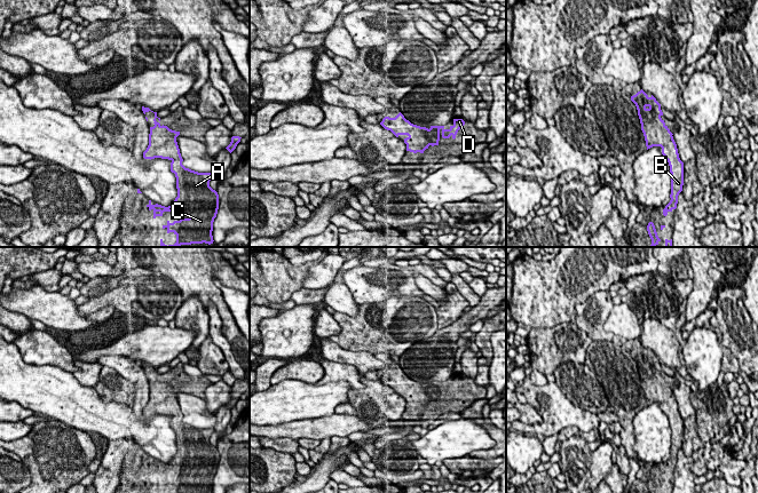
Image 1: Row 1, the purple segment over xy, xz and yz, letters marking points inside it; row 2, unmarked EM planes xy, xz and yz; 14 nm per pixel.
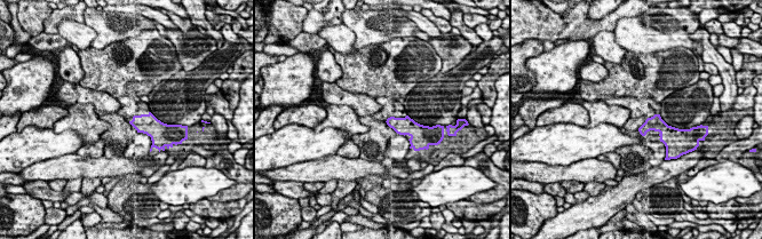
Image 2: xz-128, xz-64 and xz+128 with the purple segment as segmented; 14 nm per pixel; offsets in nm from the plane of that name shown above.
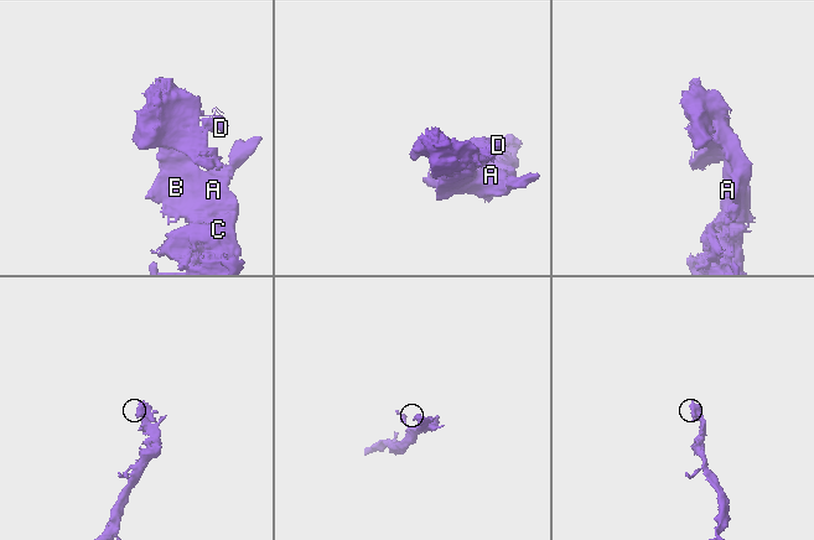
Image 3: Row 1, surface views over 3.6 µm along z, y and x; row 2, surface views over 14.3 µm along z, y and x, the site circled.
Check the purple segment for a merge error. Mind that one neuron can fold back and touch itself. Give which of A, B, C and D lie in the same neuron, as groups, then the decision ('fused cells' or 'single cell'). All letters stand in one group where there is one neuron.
A B C D; single cell

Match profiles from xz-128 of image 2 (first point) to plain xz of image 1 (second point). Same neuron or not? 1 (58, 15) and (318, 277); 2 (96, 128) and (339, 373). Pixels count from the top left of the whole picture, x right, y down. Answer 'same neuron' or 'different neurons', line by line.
1: same neuron
2: same neuron

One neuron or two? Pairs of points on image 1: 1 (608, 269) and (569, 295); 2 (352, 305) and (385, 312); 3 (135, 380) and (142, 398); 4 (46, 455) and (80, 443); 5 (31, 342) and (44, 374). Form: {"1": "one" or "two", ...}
{"1": "one", "2": "two", "3": "one", "4": "one", "5": "two"}

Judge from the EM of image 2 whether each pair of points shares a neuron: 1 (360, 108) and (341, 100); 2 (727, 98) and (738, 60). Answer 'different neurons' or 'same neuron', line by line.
1: same neuron
2: different neurons

